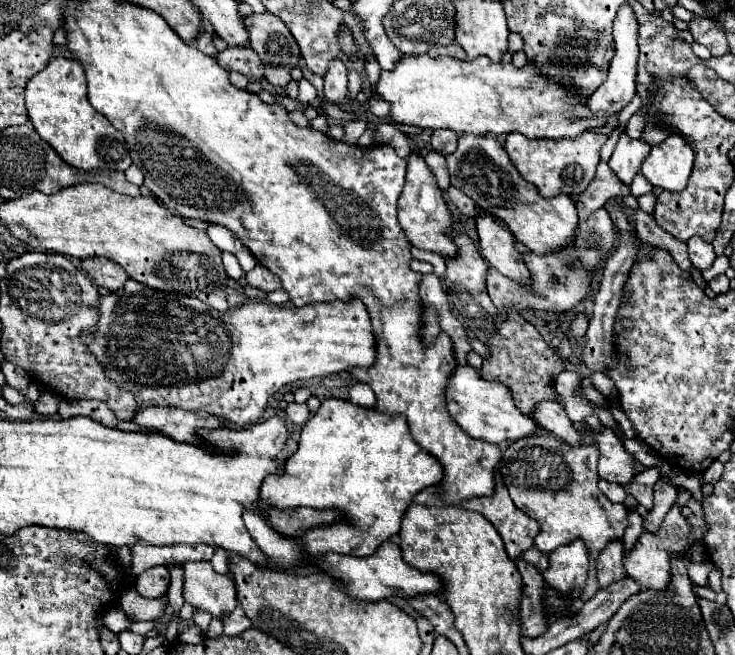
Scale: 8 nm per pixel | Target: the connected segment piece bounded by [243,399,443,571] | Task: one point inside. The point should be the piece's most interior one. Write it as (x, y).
(363, 464)

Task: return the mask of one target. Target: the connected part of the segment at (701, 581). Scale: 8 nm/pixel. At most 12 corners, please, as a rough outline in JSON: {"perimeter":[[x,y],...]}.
{"perimeter":[[689,563],[689,579],[707,585],[709,565]]}

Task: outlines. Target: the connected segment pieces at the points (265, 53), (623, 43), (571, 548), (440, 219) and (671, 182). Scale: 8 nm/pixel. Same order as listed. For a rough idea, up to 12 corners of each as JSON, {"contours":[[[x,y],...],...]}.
{"contours":[[[271,13],[247,17],[267,81],[287,87],[301,53]],[[629,3],[613,23],[615,57],[587,100],[595,114],[619,112],[633,99],[639,23]],[[583,541],[549,553],[545,583],[575,597],[587,581]],[[419,153],[397,207],[411,245],[457,257],[451,211]],[[671,133],[653,145],[641,173],[653,187],[681,191],[695,151]]]}

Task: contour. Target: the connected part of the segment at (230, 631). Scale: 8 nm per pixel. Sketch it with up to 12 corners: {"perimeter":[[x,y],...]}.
{"perimeter":[[243,609],[223,617],[223,631],[227,635],[239,635],[251,627]]}

